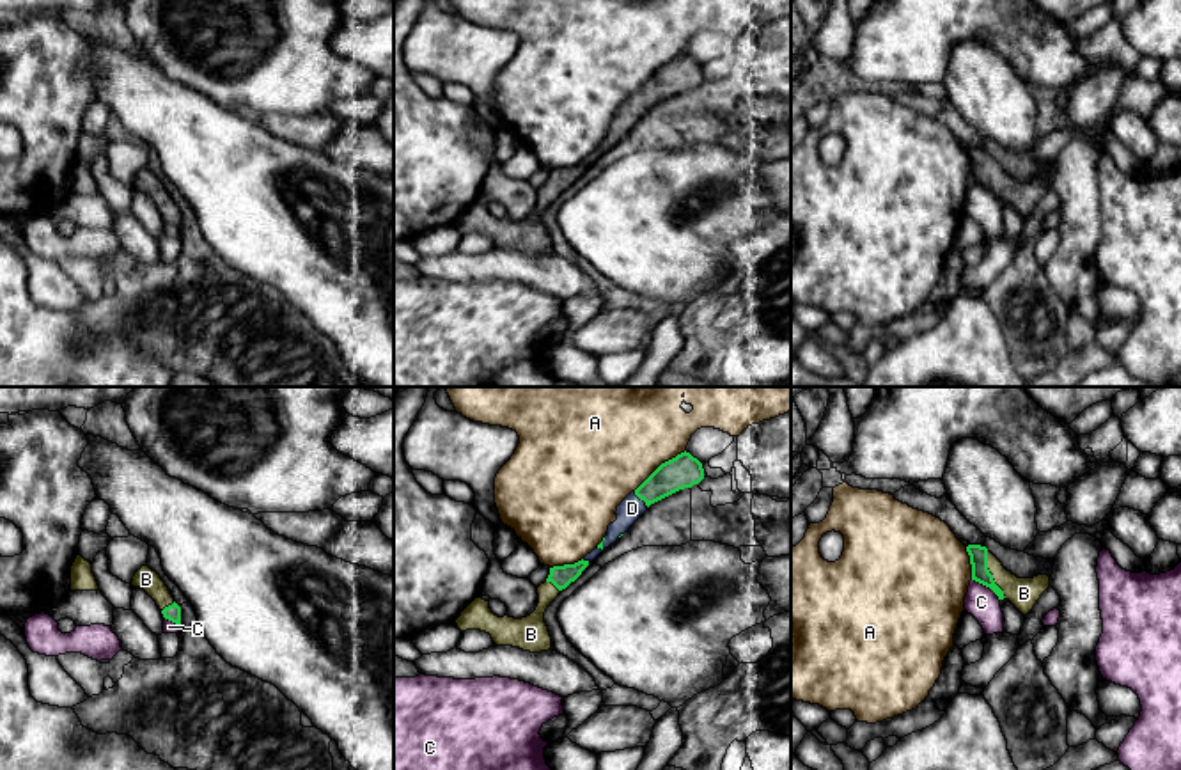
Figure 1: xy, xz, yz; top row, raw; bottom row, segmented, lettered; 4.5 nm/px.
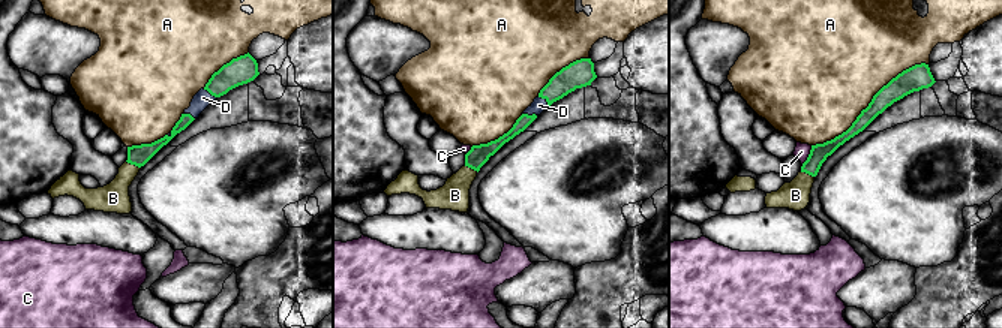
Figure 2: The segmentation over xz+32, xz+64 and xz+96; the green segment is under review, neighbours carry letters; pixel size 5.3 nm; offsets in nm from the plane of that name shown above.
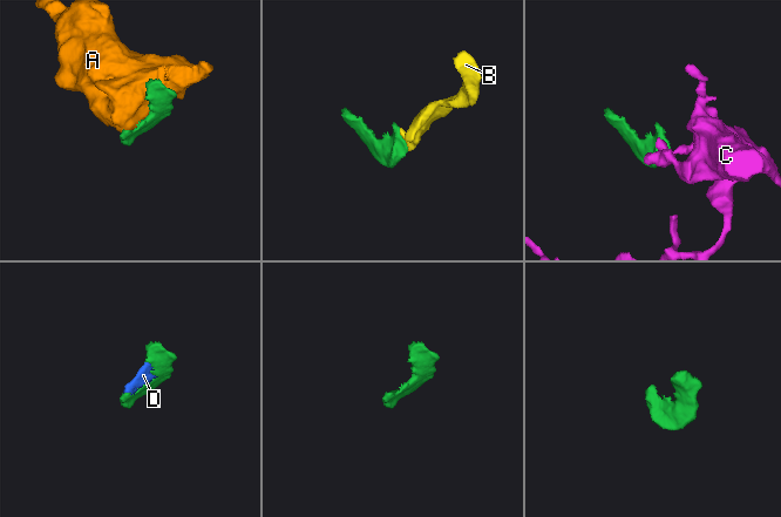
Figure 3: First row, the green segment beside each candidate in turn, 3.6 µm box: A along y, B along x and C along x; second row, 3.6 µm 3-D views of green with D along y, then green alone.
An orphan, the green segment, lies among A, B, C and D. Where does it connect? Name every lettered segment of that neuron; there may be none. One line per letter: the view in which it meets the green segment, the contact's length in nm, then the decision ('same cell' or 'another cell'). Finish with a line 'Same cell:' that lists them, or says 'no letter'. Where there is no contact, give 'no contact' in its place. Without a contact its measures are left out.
A: xz | 300 nm | another cell
B: yz | 220 nm | same cell
C: yz | 160 nm | another cell
D: xz | 100 nm | same cell
Same cell: B, D

